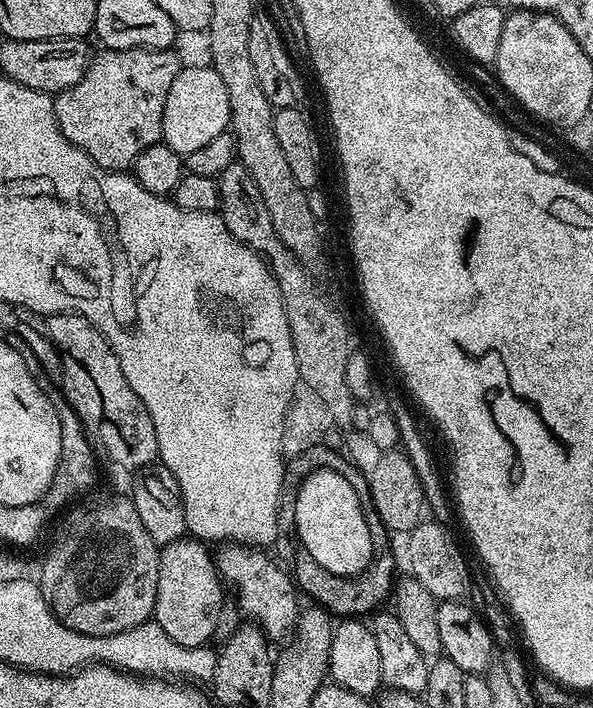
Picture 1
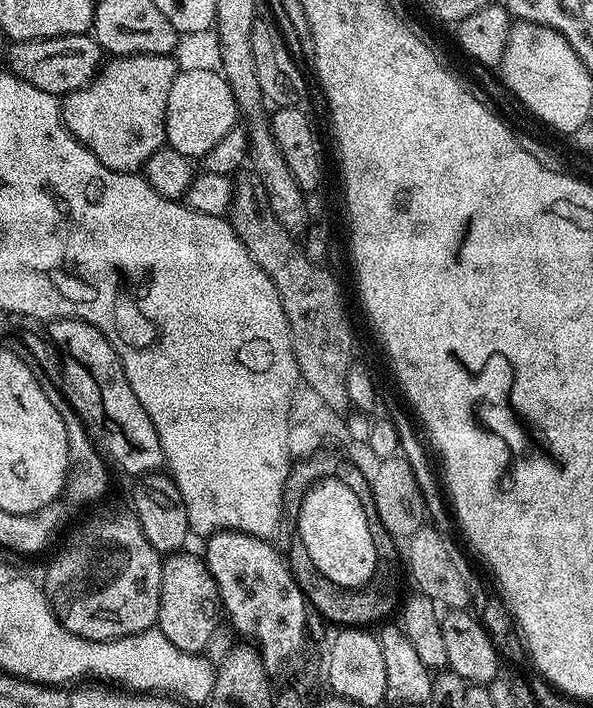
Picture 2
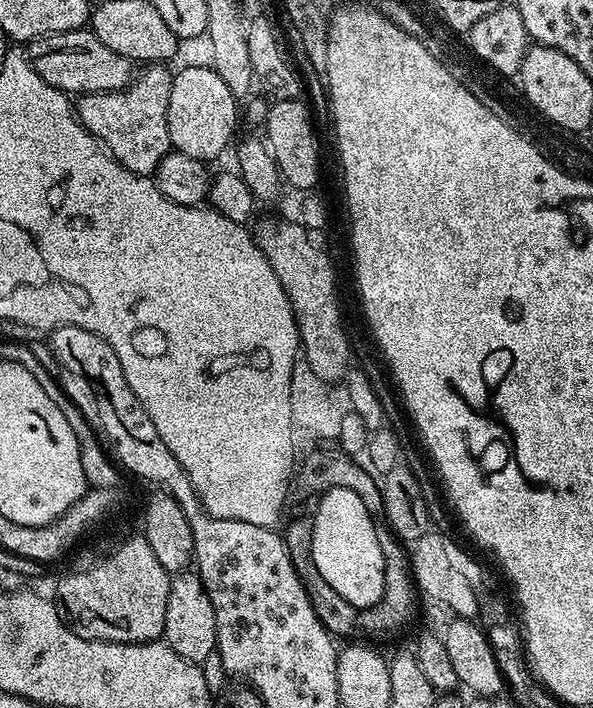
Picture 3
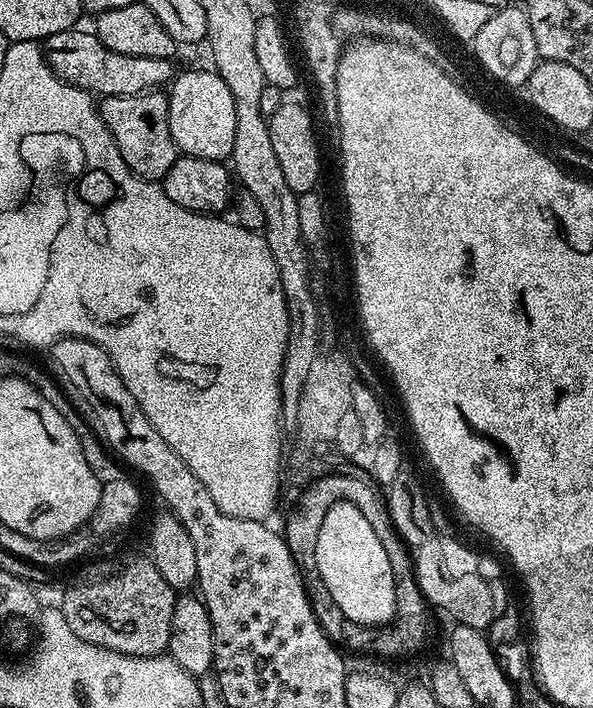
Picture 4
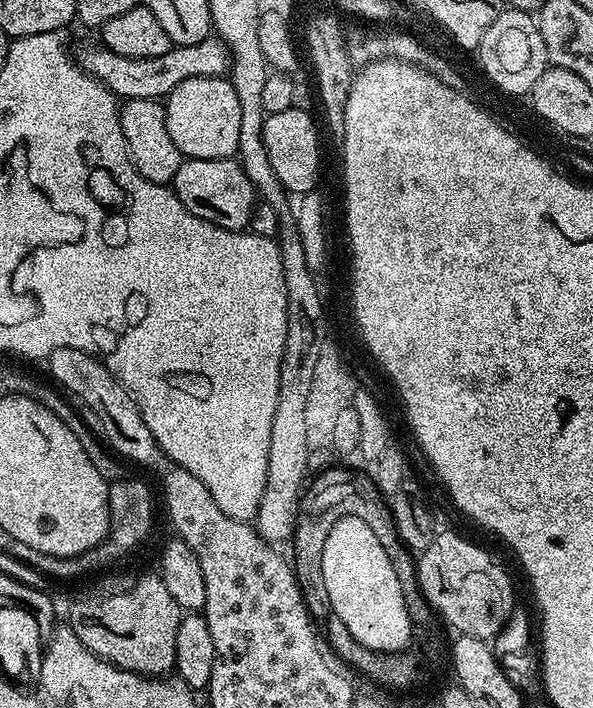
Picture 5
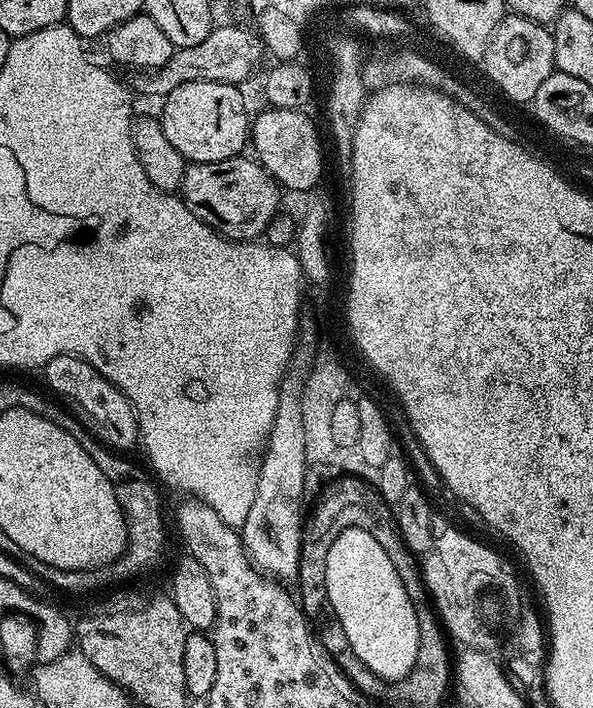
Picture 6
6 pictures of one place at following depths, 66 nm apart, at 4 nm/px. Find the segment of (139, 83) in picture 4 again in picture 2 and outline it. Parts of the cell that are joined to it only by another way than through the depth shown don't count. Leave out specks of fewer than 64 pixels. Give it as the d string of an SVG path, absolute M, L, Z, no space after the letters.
M95 35L49 36L47 40L22 40L11 45L12 68L15 75L46 90L51 96L63 98L70 92L87 88L102 68L102 49Z

